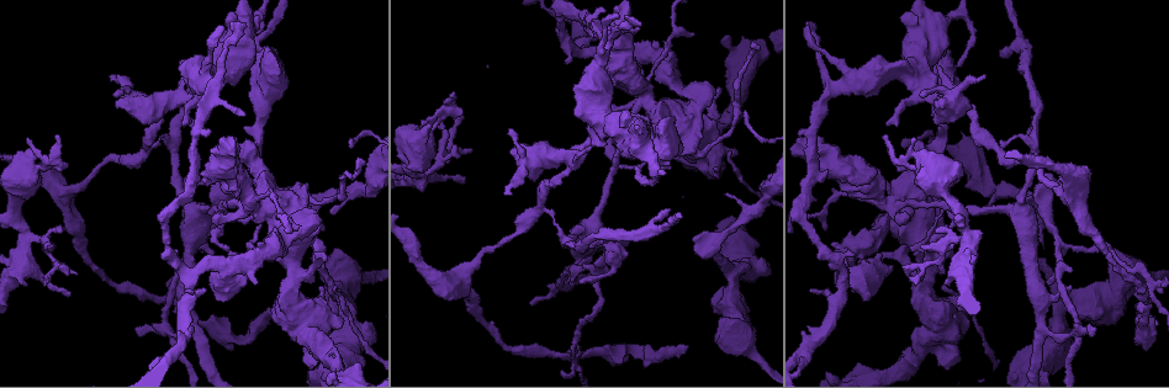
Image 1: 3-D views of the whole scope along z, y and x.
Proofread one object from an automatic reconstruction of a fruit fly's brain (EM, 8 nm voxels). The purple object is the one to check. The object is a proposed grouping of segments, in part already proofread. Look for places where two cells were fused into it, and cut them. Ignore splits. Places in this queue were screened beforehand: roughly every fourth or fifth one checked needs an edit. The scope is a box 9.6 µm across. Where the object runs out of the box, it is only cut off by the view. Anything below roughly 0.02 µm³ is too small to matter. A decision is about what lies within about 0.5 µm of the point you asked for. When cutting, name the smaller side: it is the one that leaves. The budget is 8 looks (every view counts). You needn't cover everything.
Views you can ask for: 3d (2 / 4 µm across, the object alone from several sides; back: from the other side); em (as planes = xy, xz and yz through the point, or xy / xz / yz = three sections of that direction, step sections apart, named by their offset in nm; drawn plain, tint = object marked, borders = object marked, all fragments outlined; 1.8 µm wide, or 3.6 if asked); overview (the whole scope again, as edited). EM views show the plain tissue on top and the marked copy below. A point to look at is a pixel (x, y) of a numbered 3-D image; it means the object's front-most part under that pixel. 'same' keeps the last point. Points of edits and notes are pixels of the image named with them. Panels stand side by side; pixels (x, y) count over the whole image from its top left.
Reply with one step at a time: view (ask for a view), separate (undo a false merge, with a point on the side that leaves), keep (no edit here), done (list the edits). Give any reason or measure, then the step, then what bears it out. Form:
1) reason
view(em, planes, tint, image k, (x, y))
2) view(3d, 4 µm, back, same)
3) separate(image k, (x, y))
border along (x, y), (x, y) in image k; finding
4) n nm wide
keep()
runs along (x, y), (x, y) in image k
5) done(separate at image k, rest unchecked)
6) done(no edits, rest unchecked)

a narrow waist
view(em, planes, tint, image 1, (1042, 170))

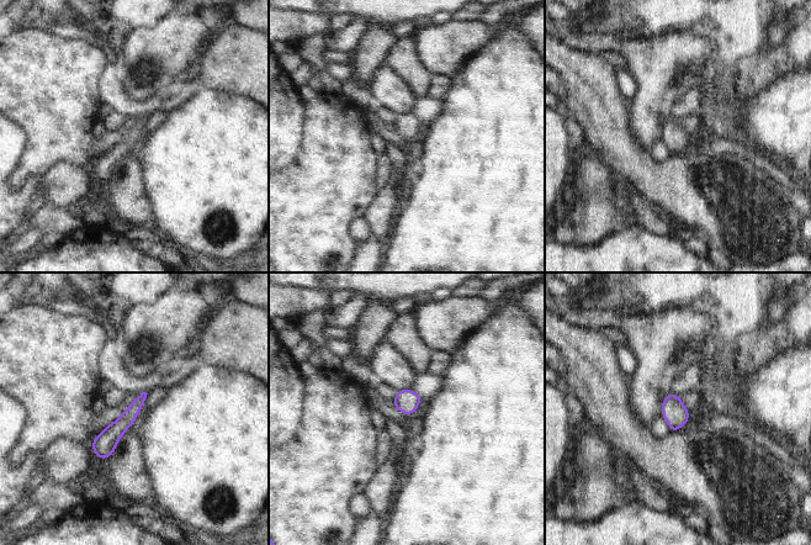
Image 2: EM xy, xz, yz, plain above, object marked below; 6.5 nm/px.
keep()
runs along (142, 397), (107, 438), (100, 454) in image 2; all the same cell

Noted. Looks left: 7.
abrupt turn
view(em, planes, tint, image 1, (964, 237))

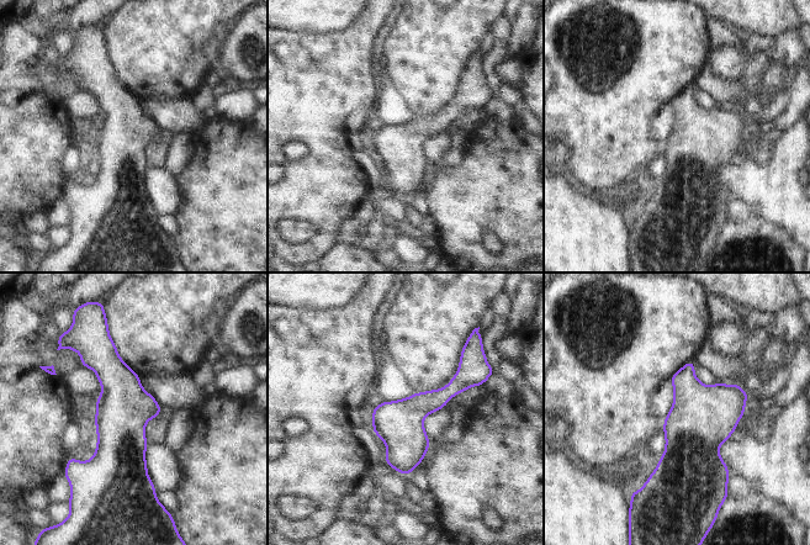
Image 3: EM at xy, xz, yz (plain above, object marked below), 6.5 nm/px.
keep()
runs along (107, 340), (123, 485) in image 3; one cell here

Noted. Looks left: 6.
sharp bend
view(3d, 4 µm, image 1, (698, 150))

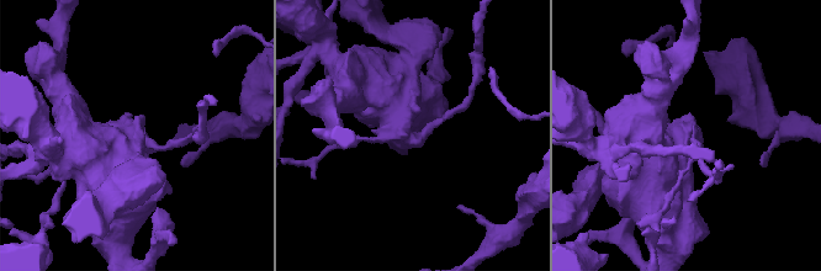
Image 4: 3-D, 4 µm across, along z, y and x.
need the tissue
view(em, planes, tint, image 4, (688, 137))

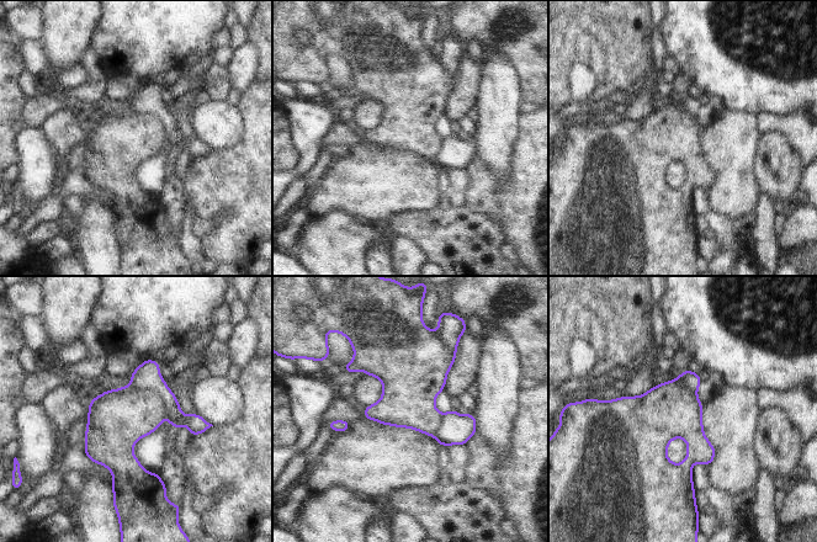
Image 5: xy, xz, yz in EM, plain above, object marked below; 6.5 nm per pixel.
separate(image 5, (123, 415))
border along (128, 387), (153, 391), (166, 413) in image 5; two cells meet here

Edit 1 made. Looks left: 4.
done(separate at image 5, rest unchecked)

